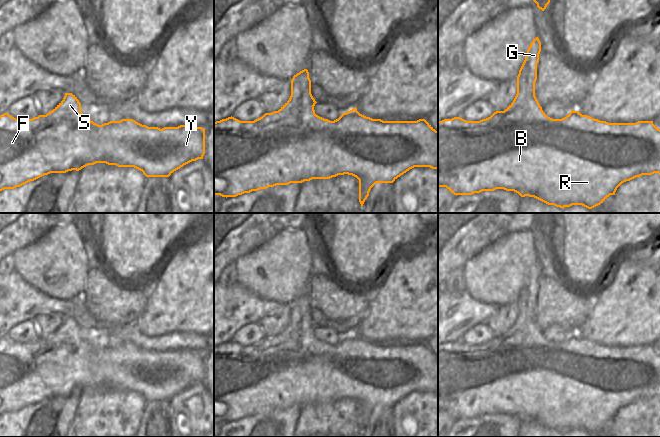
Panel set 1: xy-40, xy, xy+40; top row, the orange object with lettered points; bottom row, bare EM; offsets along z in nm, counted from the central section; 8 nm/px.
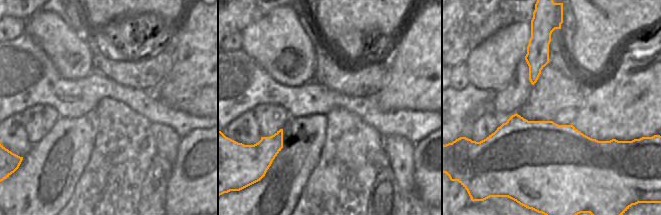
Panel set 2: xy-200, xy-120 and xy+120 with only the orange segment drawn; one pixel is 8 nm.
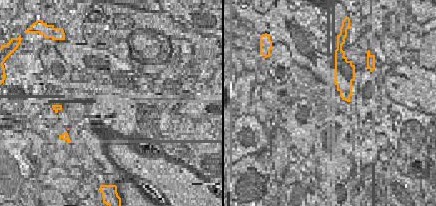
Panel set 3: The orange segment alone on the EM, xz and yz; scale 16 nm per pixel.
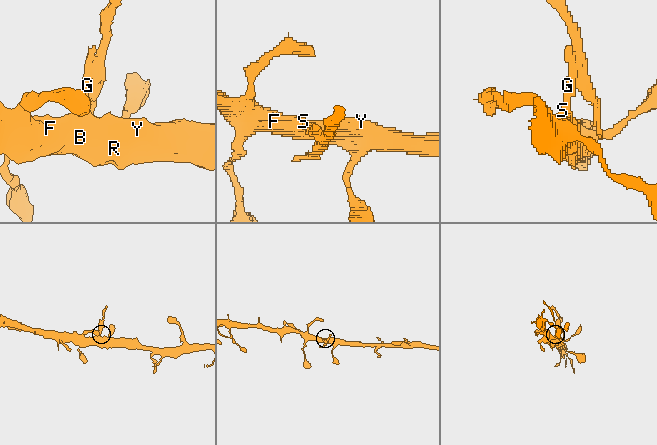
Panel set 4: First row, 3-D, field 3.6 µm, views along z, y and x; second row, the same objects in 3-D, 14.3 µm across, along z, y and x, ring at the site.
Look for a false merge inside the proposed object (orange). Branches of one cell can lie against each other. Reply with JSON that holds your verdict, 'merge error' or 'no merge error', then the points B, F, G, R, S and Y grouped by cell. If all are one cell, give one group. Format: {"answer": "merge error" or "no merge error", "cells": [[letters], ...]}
{"answer": "no merge error", "cells": [["B", "F", "G", "R", "S", "Y"]]}

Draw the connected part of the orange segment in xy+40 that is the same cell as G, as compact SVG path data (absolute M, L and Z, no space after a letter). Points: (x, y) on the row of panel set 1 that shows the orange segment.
M538 37L531 42L525 60L517 76L517 94L513 102L504 110L496 111L490 117L480 121L466 121L460 117L438 121L438 187L446 187L454 195L472 195L482 191L494 191L504 189L514 191L521 197L534 197L548 205L564 208L572 205L582 205L592 209L603 203L610 195L615 195L617 188L624 182L630 181L642 175L660 175L660 129L653 121L638 121L636 123L608 123L594 119L588 115L582 115L578 111L571 111L562 119L552 119L542 110L535 96L535 82L537 80L537 64L541 52L541 42Z

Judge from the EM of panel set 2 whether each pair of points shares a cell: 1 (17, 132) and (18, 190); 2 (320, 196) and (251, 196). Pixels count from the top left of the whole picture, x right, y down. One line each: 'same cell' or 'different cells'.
1: different cells
2: different cells

